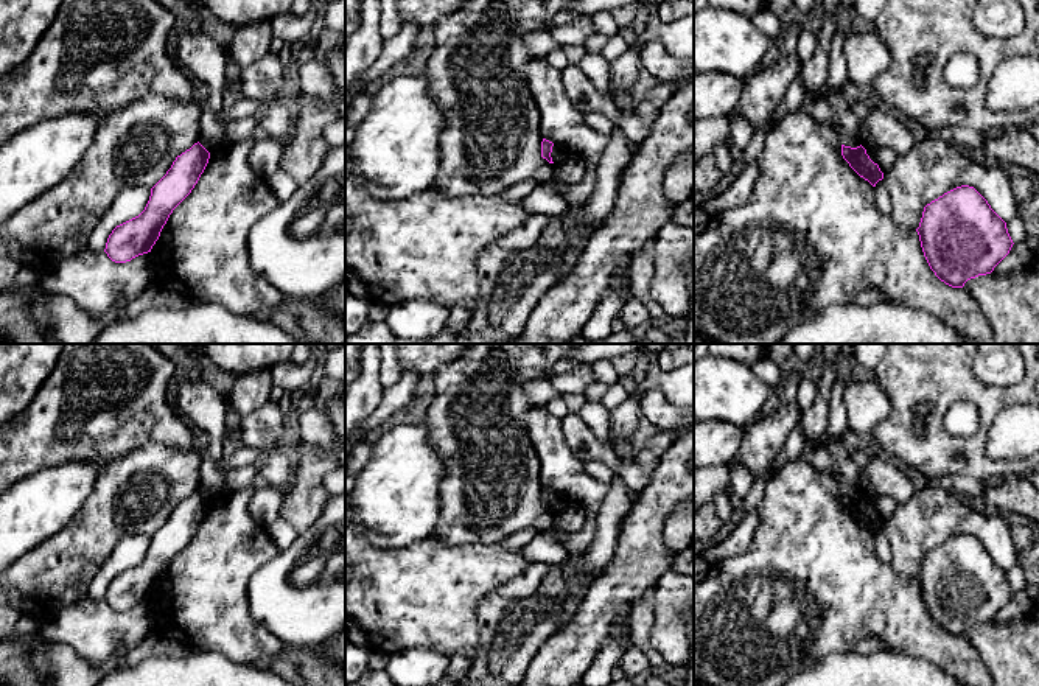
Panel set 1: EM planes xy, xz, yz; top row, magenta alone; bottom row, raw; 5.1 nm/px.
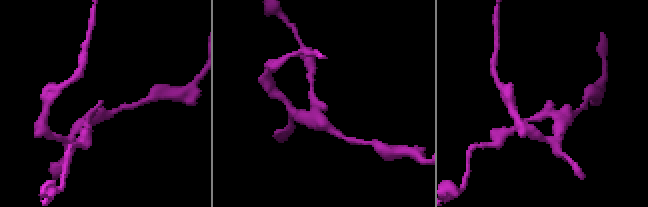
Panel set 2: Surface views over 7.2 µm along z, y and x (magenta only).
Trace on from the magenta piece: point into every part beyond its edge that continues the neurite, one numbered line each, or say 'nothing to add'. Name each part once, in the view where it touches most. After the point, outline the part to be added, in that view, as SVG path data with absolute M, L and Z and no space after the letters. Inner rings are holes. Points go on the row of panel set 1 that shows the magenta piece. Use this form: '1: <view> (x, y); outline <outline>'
1: xz (559, 154); outline M554 143L552 152L551 152L554 165L563 163L571 156L572 154L568 149L565 149L561 145Z

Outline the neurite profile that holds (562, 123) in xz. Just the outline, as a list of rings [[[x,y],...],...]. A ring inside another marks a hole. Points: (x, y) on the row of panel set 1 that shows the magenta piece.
[[[533,58],[527,64],[527,84],[540,112],[541,137],[561,145],[586,165],[596,166],[608,135],[593,129],[568,100],[561,70],[552,67],[544,58]]]

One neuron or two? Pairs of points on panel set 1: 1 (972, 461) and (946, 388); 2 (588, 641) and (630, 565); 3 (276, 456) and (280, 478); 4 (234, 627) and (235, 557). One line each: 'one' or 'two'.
1: one
2: one
3: one
4: one

